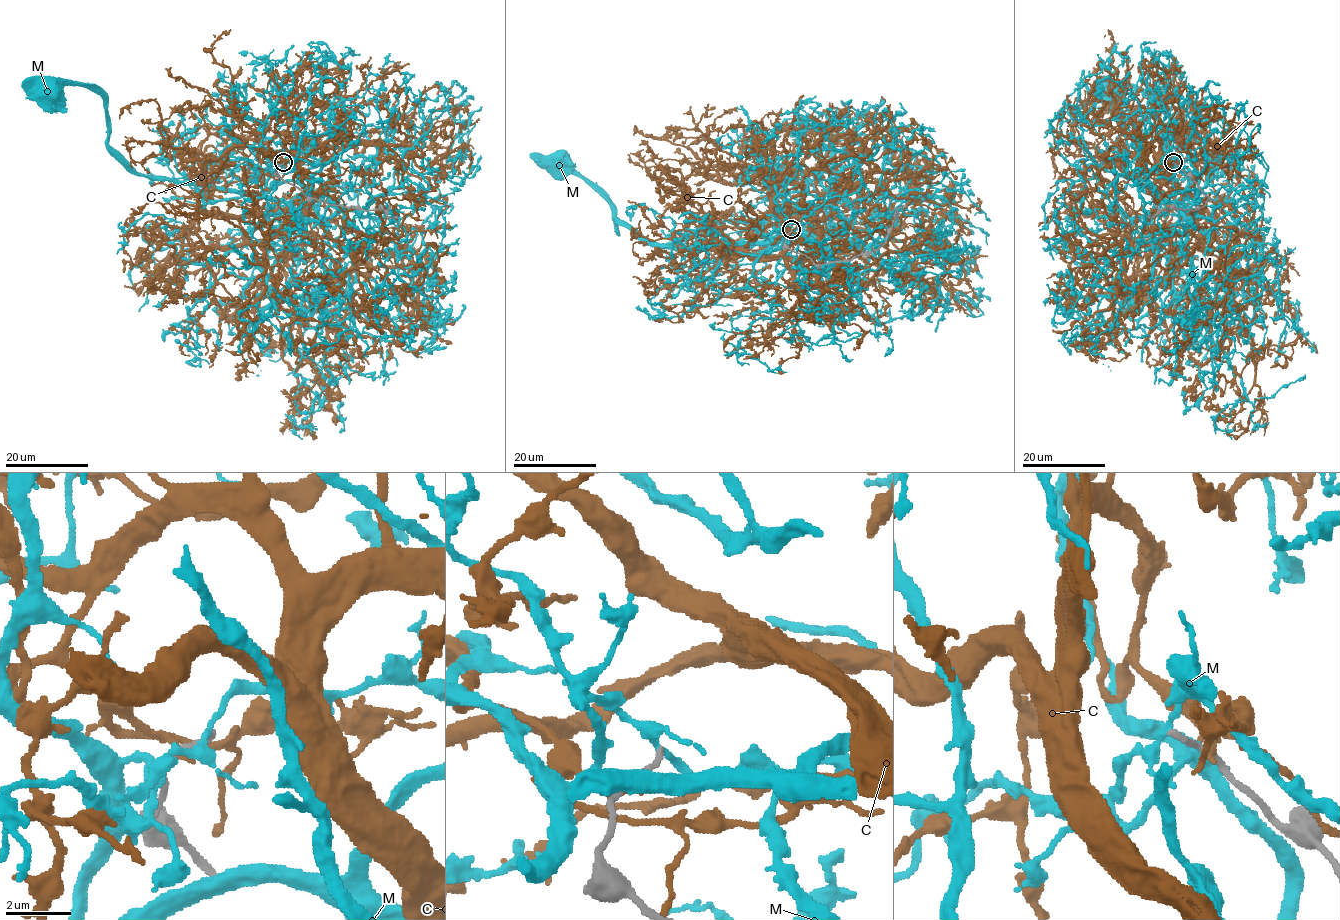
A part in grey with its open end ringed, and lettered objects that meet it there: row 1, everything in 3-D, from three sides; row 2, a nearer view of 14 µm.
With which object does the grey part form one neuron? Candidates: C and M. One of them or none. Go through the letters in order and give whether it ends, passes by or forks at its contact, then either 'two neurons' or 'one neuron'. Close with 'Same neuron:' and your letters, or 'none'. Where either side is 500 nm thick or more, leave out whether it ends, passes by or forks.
C: it ends | two neurons
M: it forks | two neurons
Same neuron: none

